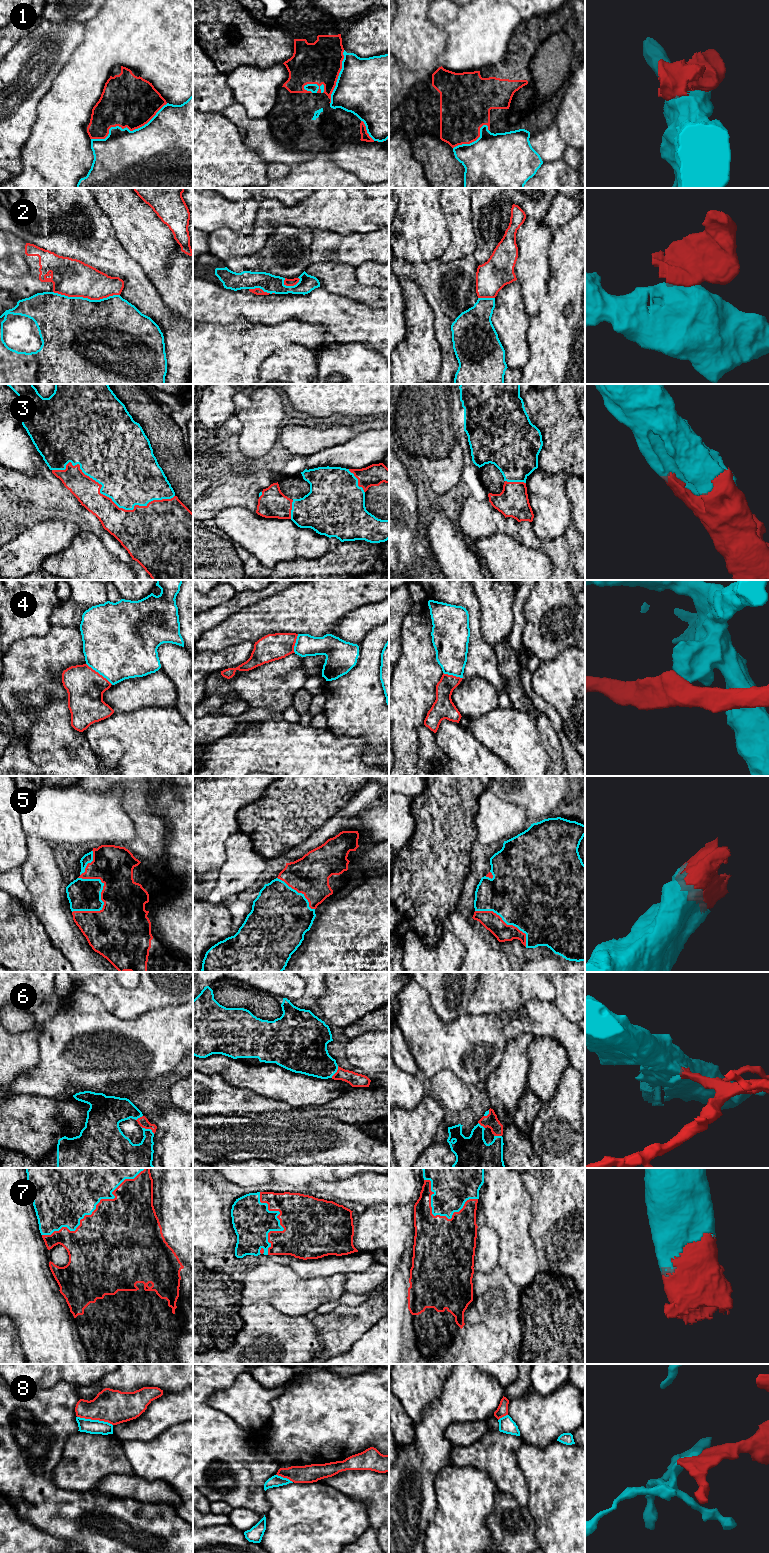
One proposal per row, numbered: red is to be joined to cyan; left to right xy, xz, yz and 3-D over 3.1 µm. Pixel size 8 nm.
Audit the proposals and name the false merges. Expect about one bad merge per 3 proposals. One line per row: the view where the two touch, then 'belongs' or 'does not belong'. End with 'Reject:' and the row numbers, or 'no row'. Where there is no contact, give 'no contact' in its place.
1: contact in xy; does not belong
2: contact in xy; does not belong
3: contact in xy; belongs
4: contact in xy; does not belong
5: contact in xy; belongs
6: contact in xy; belongs
7: contact in xy; belongs
8: contact in xy; does not belong
Reject: 1, 2, 4, 8

